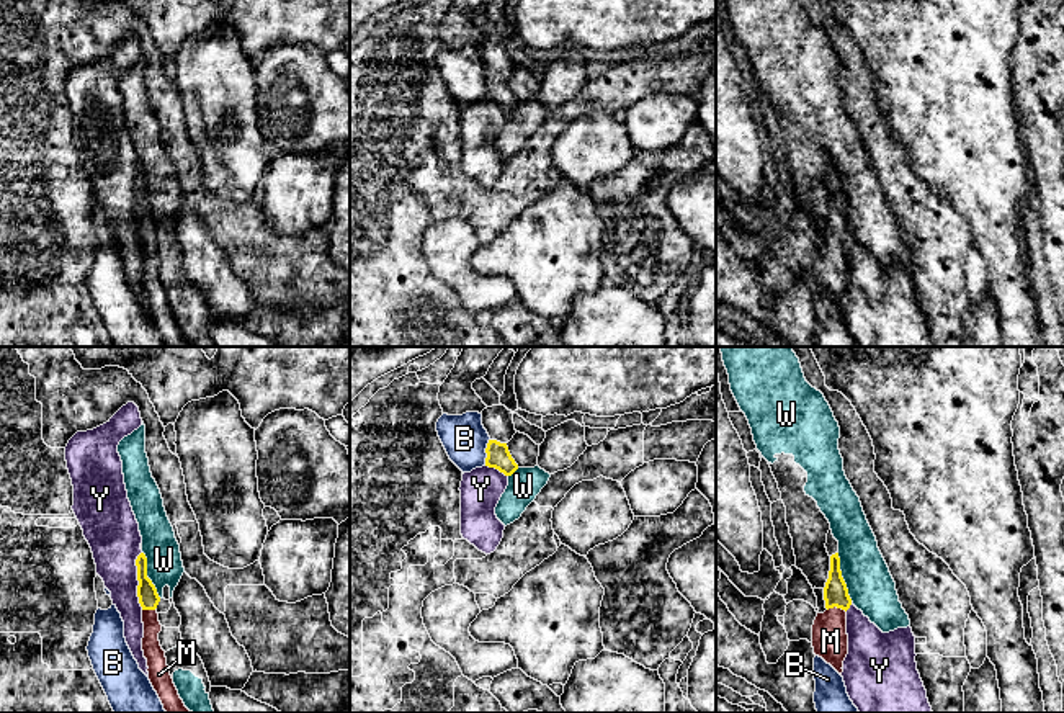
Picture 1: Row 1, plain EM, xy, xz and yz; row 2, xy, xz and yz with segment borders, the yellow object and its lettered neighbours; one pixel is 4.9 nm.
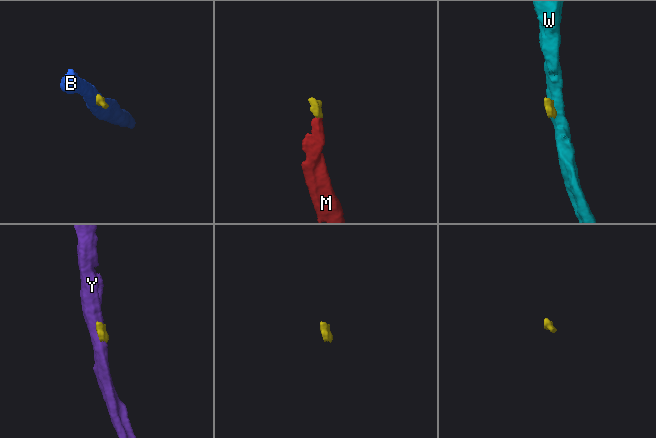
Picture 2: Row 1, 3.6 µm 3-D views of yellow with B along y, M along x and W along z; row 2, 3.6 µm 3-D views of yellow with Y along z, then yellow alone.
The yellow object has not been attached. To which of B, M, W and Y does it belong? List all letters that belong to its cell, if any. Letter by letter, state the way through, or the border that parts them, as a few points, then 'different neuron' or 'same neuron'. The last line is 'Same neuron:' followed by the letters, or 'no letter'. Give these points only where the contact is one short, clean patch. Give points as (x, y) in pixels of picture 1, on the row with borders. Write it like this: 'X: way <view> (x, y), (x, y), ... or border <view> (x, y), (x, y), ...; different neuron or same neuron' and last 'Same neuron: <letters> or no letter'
B: border xz (489, 439), (484, 465); different neuron
M: way yz (836, 594), (837, 607), (829, 632); same neuron
W: border yz (837, 553), (840, 576), (852, 600); different neuron
Y: border xy (141, 551), (136, 560), (136, 579), (138, 602), (143, 609); different neuron
Same neuron: M

